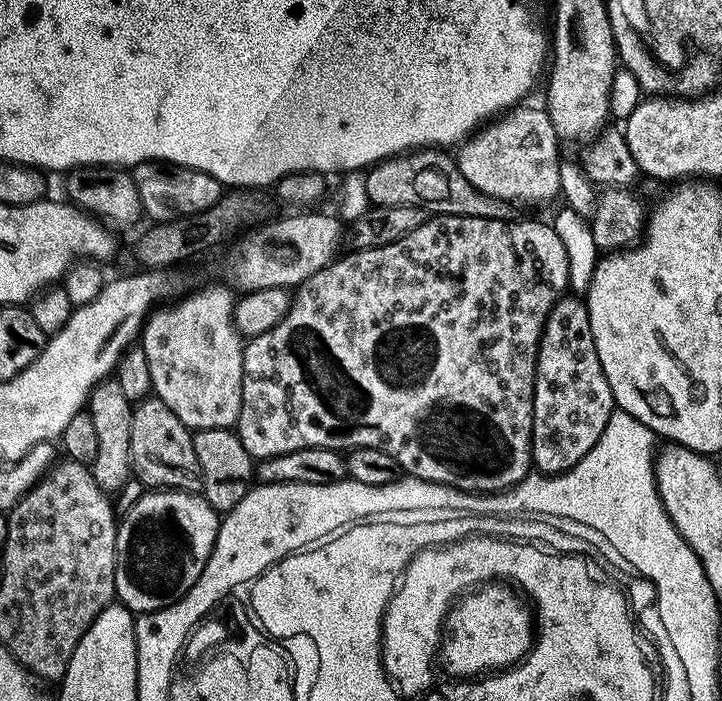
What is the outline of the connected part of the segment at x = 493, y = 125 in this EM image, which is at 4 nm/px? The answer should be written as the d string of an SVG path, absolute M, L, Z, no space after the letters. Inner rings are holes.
M517 106L485 123L459 145L458 163L466 182L482 194L503 200L506 204L544 204L560 191L559 166L561 141L552 138L554 122L547 111ZM549 136L548 148L544 143Z

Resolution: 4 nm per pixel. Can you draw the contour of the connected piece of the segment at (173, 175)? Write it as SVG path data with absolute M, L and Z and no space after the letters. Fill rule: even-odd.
M145 162L131 169L134 182L138 186L138 196L142 198L144 216L152 222L180 220L184 216L193 216L210 210L220 201L226 188L210 174L197 168L165 166L160 162Z

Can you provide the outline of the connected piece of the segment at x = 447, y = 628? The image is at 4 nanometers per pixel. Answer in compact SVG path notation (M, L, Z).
M489 582L453 603L444 621L438 656L444 659L449 677L479 678L519 663L532 649L533 639L534 612L529 601L507 583Z

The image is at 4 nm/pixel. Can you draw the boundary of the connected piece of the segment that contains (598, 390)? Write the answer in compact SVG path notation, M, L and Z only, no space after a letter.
M561 295L548 312L536 359L530 460L541 475L560 475L582 462L602 438L616 408L610 382L598 362L587 303L568 295Z

